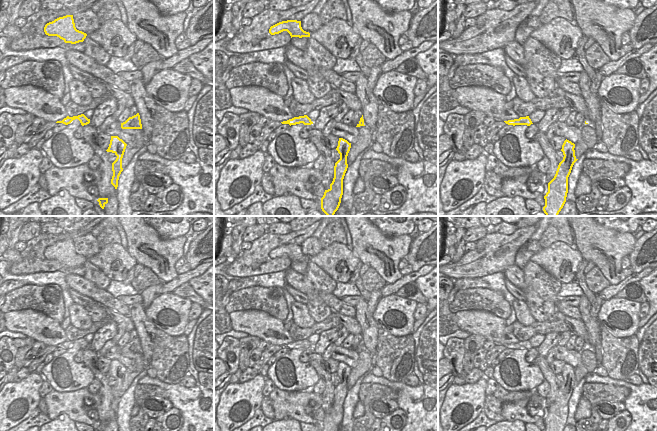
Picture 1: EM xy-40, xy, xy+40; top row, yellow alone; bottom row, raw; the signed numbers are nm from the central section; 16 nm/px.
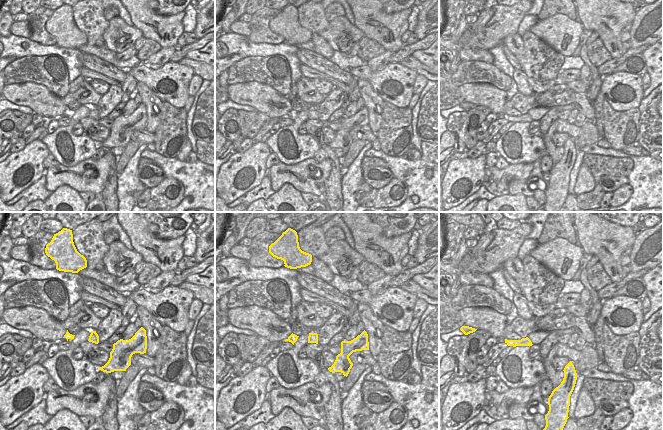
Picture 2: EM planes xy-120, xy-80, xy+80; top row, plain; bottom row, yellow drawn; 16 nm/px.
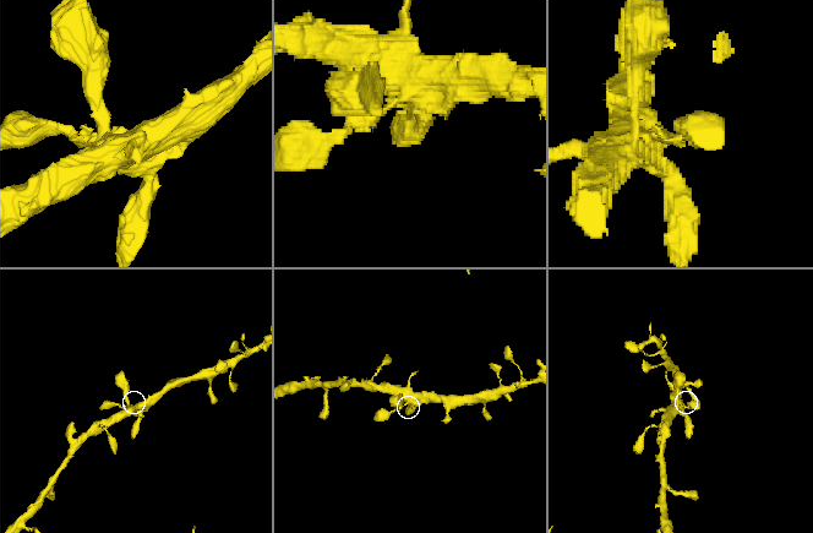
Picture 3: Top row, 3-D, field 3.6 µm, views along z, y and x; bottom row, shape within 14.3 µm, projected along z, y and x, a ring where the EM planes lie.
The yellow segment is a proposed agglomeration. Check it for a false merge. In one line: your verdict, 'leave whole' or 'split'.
leave whole

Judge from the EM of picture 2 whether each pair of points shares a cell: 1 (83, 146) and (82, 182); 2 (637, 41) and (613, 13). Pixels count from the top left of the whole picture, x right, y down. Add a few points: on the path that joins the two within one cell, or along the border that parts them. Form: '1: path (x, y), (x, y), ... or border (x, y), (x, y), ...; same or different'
1: border (91, 157), (71, 166), (60, 164); different
2: border (636, 12), (631, 23); different

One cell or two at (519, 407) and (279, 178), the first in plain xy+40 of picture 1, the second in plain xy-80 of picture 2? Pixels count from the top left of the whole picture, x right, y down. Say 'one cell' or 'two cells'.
one cell

